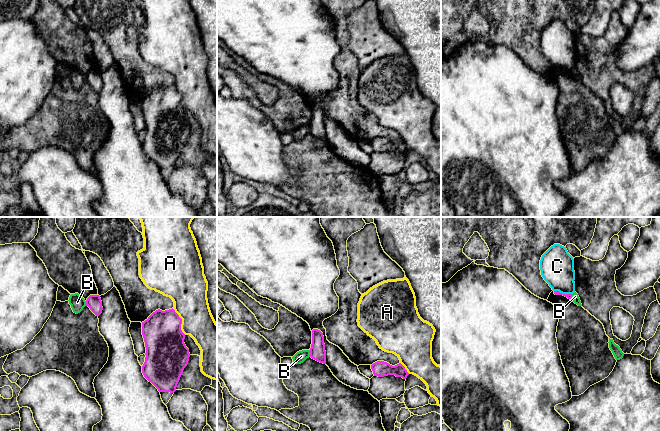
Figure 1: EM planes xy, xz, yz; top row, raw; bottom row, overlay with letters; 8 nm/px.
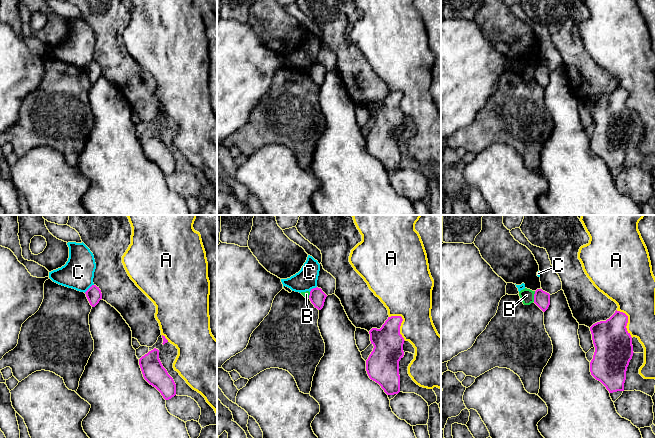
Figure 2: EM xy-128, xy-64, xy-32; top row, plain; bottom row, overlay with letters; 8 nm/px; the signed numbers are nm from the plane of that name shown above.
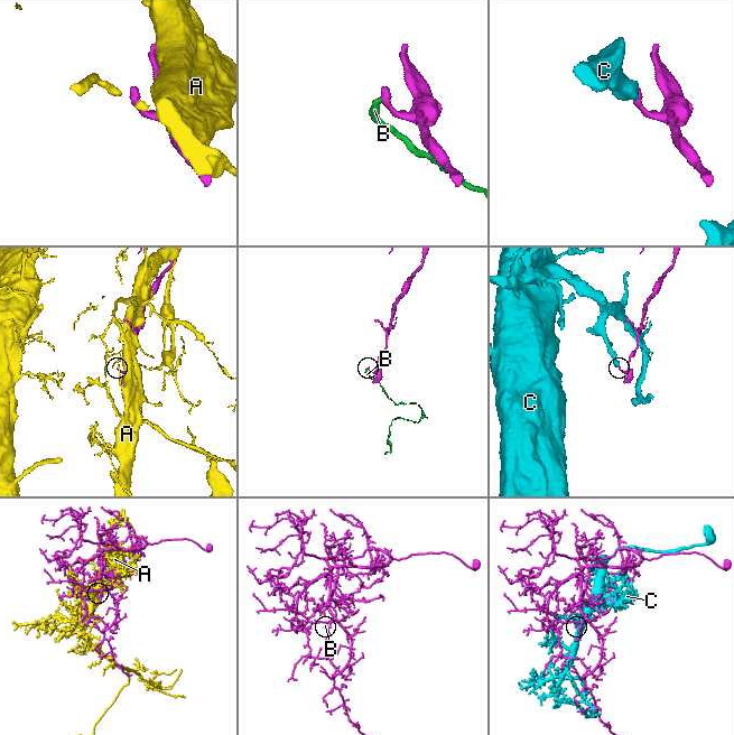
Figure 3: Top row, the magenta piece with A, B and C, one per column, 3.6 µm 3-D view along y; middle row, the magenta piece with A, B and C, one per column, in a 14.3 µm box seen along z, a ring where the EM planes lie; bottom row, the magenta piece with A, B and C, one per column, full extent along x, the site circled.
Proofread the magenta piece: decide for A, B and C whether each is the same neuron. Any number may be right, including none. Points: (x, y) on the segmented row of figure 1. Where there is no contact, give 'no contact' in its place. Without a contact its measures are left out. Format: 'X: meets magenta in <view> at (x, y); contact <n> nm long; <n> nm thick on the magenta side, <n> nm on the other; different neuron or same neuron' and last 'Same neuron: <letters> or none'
A: meets magenta in xy at (181, 321); contact 240 nm long; 320 nm thick on the magenta side, 300 nm on the other; different neuron
B: meets magenta in yz at (572, 298); contact 70 nm long; 50 nm thick on the magenta side, 50 nm on the other; different neuron
C: meets magenta in yz at (563, 294); contact 150 nm long; 50 nm thick on the magenta side, 280 nm on the other; different neuron
Same neuron: none

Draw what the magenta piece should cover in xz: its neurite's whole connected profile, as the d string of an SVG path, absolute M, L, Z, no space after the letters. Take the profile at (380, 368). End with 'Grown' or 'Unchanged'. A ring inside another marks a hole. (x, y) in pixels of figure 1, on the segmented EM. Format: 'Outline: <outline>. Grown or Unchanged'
Outline: M377 361L371 365L371 369L374 376L378 377L395 375L396 377L402 377L403 379L406 379L409 375L409 373L401 363L392 366L387 362Z. Unchanged

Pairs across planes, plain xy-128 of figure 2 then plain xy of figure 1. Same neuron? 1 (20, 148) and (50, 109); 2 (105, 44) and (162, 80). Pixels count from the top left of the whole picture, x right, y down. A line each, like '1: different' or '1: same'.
1: same
2: same

